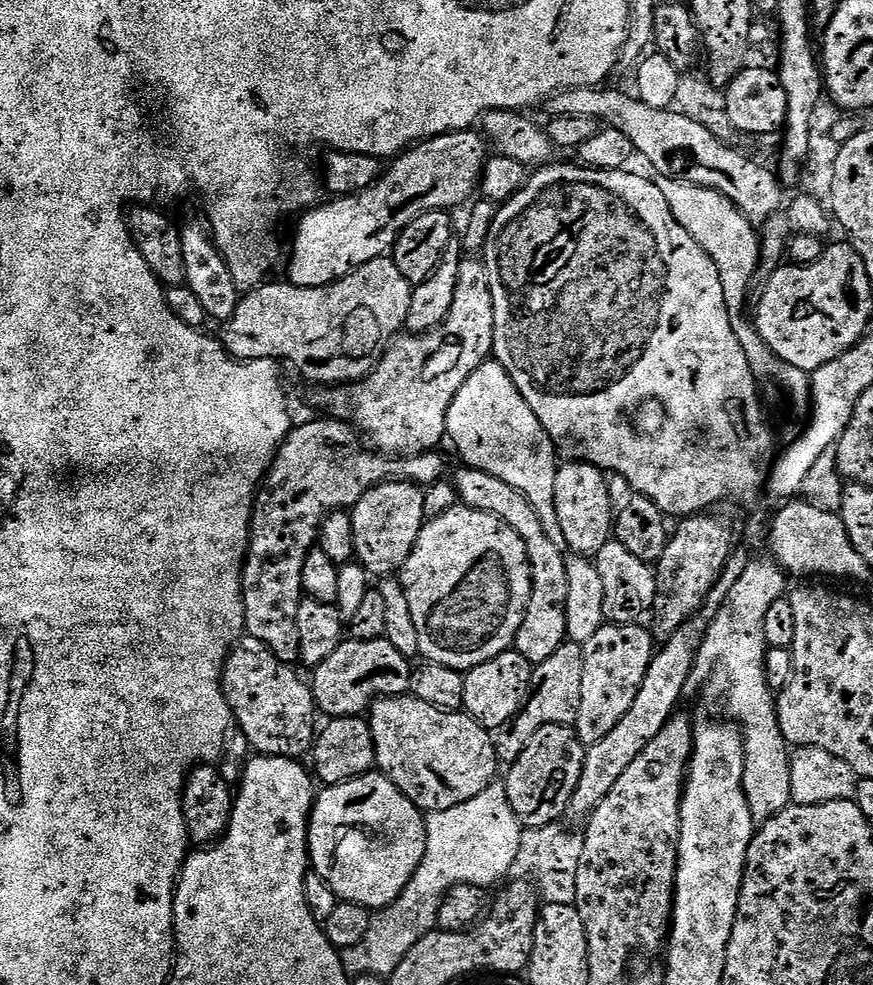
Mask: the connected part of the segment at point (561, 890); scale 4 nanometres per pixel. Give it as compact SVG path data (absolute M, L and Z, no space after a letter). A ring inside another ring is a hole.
M523 827L519 836L517 857L509 872L515 880L530 882L535 886L541 899L552 905L572 905L577 900L578 865L582 858L583 835L560 827Z

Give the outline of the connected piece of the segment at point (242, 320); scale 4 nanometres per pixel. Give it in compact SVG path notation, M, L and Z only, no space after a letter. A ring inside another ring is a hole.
M385 254L358 266L338 282L303 288L287 282L265 282L259 288L245 291L236 313L223 321L218 339L233 360L275 360L293 364L316 386L335 386L364 379L385 354L389 344L405 331L406 314L410 314L413 285L402 278L402 270Z

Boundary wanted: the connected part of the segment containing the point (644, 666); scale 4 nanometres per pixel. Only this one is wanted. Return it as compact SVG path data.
M640 622L628 625L605 623L598 634L583 645L582 706L578 709L574 727L578 738L587 746L602 742L602 738L622 722L626 710L634 706L634 698L638 698L638 690L642 690L642 678L646 678L646 670L652 665L654 637Z

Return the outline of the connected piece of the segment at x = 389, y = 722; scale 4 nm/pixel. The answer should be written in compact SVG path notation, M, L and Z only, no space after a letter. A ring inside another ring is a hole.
M411 694L381 696L367 709L366 719L374 738L376 768L380 775L394 782L394 786L398 786L398 790L402 790L402 794L425 814L462 806L462 802L478 798L478 794L497 779L498 761L492 745L492 732L463 710L438 710L438 706L430 706L430 702L422 702Z

